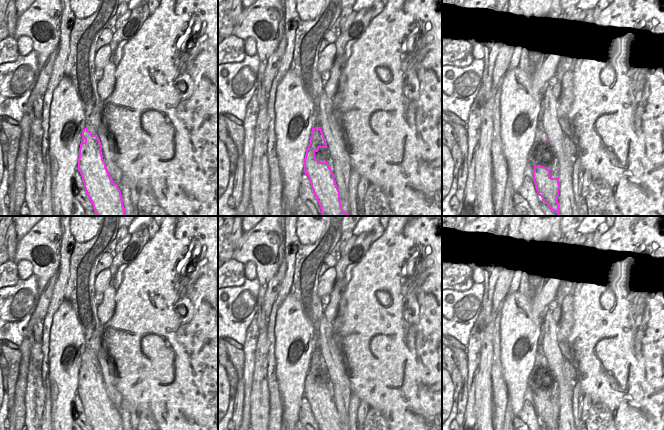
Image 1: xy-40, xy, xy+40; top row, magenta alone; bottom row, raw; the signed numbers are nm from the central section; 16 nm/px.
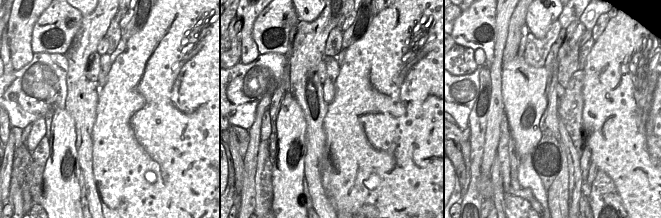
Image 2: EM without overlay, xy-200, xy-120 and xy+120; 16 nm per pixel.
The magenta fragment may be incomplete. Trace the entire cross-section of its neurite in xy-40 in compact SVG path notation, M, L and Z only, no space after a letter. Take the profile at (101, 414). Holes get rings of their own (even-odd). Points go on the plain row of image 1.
M103 216L97 234L91 240L75 243L64 293L85 336L78 395L93 430L123 430L121 415L111 403L101 376L98 353L104 327L97 316L94 288L97 265L116 238L119 218L120 216Z

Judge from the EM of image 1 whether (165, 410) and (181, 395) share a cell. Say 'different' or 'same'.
same

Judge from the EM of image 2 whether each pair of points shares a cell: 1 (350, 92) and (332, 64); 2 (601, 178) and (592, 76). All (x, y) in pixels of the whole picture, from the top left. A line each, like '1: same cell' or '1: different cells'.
1: different cells
2: different cells

